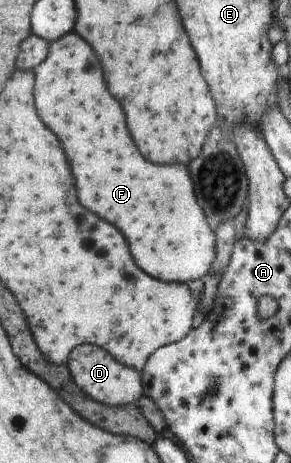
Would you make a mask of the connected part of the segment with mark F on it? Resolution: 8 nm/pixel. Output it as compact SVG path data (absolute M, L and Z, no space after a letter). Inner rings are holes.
M74 31L51 45L50 57L36 69L36 101L42 119L64 139L72 167L76 167L76 179L80 183L80 199L92 207L99 216L116 224L129 239L136 263L152 278L164 282L188 283L208 276L214 266L216 243L214 231L205 218L196 197L192 179L184 165L154 165L148 163L130 133L128 117L122 103L110 93L104 67L92 44Z

